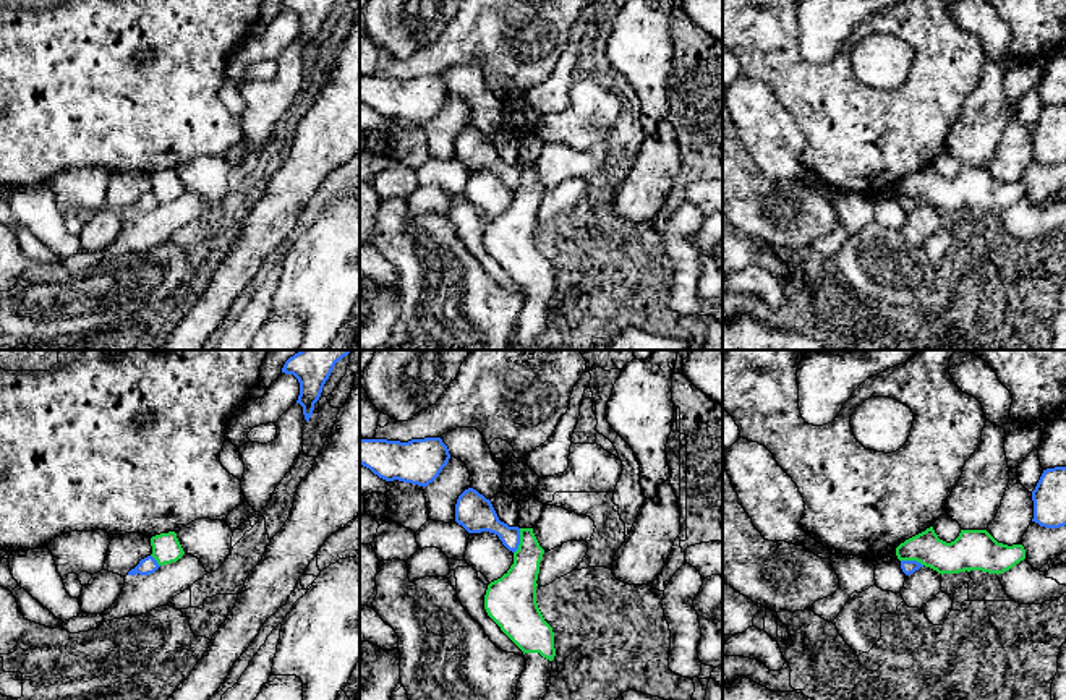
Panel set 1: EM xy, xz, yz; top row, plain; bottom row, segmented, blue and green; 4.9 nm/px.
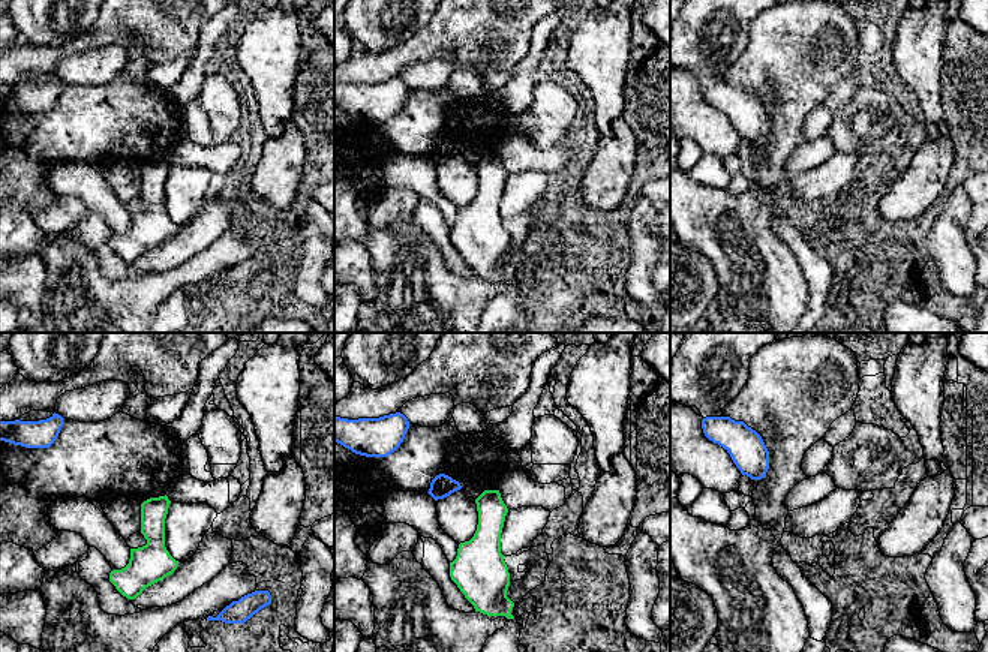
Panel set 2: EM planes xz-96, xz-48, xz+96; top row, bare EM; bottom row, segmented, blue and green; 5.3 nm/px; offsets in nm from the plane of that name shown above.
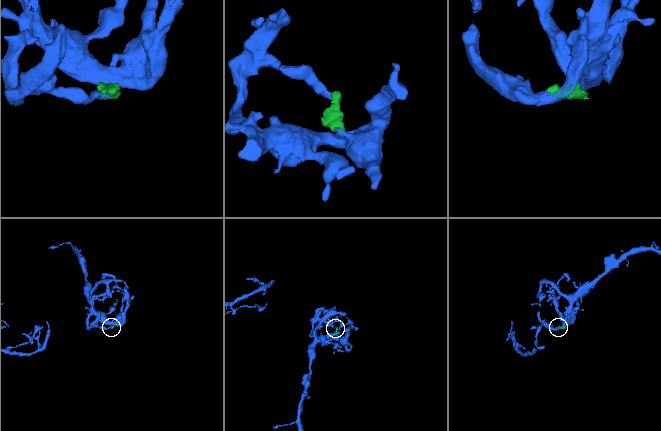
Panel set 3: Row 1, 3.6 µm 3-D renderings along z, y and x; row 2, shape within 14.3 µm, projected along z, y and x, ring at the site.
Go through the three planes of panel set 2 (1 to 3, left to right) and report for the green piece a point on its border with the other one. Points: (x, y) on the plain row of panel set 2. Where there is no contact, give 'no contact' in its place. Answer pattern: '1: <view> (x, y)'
1: no contact
2: no contact
3: no contact

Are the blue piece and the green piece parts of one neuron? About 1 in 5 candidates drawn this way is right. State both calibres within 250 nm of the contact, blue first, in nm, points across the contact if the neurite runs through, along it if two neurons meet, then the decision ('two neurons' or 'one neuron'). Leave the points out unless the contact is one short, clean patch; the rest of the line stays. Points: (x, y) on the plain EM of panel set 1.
180 nm thick on the blue side, 200 nm on the other; border along xz (520, 166), (520, 180), (514, 190); two neurons

